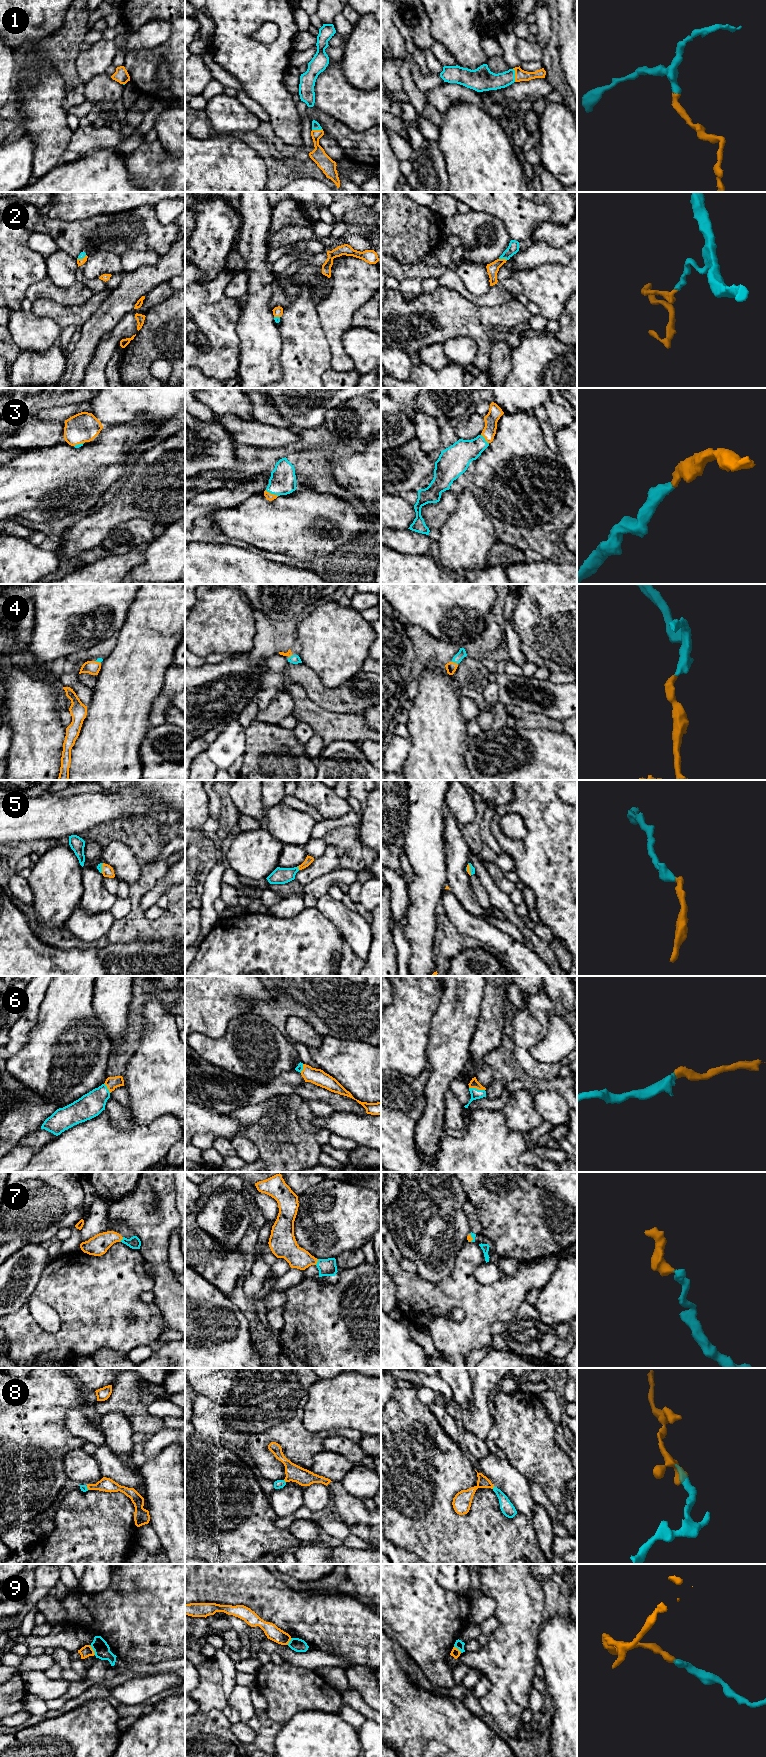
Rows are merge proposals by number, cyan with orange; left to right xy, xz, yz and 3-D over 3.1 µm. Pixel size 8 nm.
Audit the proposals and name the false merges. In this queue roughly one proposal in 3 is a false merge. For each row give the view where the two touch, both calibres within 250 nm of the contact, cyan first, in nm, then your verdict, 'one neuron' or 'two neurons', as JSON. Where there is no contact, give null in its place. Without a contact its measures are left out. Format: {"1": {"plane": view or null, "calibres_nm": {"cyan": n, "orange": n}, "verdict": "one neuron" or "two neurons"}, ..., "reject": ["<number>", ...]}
{"1": {"plane": "yz", "calibres_nm": {"cyan": 180, "orange": 100}, "verdict": "one neuron"}, "2": {"plane": "yz", "calibres_nm": {"cyan": 90, "orange": 90}, "verdict": "one neuron"}, "3": {"plane": "xz", "calibres_nm": {"cyan": 200, "orange": 60}, "verdict": "one neuron"}, "4": {"plane": "yz", "calibres_nm": {"cyan": 70, "orange": 90}, "verdict": "one neuron"}, "5": {"plane": "xz", "calibres_nm": {"cyan": 130, "orange": 60}, "verdict": "one neuron"}, "6": {"plane": "yz", "calibres_nm": {"cyan": 80, "orange": 70}, "verdict": "one neuron"}, "7": {"plane": "xz", "calibres_nm": {"cyan": 140, "orange": 170}, "verdict": "one neuron"}, "8": {"plane": "yz", "calibres_nm": {"cyan": 110, "orange": 120}, "verdict": "one neuron"}, "9": {"plane": "xy", "calibres_nm": {"cyan": 130, "orange": 90}, "verdict": "two neurons"}, "reject": ["9"]}

